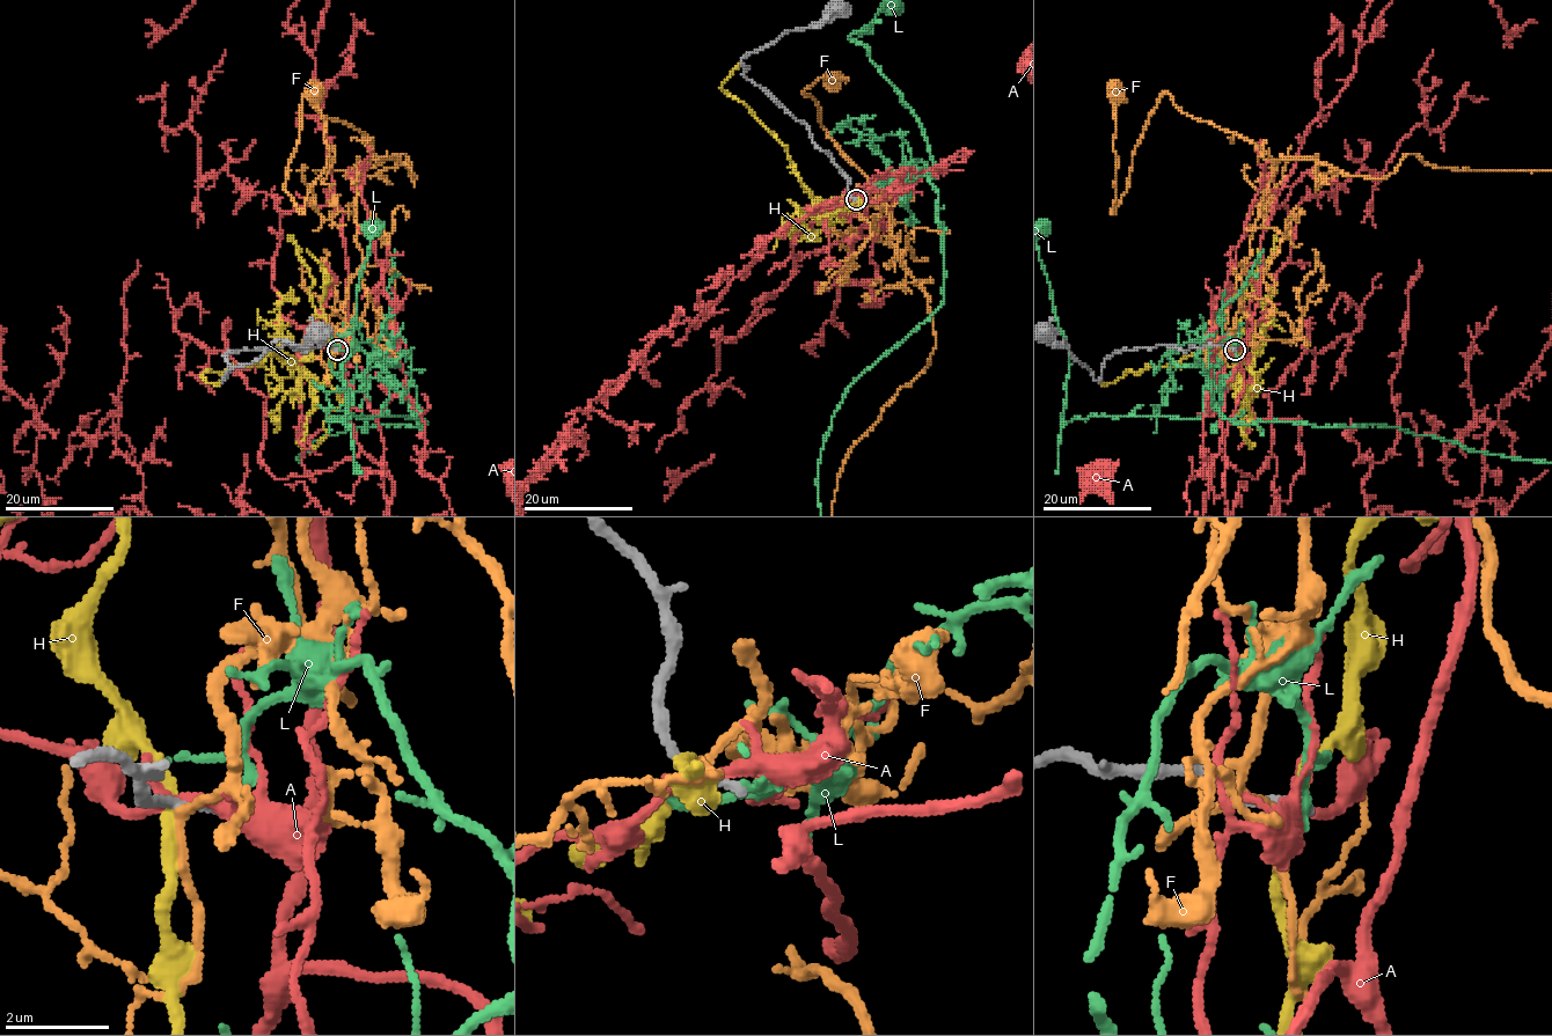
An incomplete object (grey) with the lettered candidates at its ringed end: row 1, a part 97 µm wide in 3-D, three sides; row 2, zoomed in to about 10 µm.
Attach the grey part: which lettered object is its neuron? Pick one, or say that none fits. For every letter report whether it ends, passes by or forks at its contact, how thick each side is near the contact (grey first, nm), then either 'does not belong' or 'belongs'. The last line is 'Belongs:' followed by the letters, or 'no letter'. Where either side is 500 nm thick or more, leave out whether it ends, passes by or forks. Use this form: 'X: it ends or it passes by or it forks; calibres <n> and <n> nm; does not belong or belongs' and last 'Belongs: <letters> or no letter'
A: it forks; calibres 240 and 200 nm; does not belong
F: it passes by; calibres 240 and 160 nm; does not belong
H: it passes by; calibres 240 and 240 nm; does not belong
L: it ends; calibres 190 and 220 nm; does not belong
Belongs: no letter

